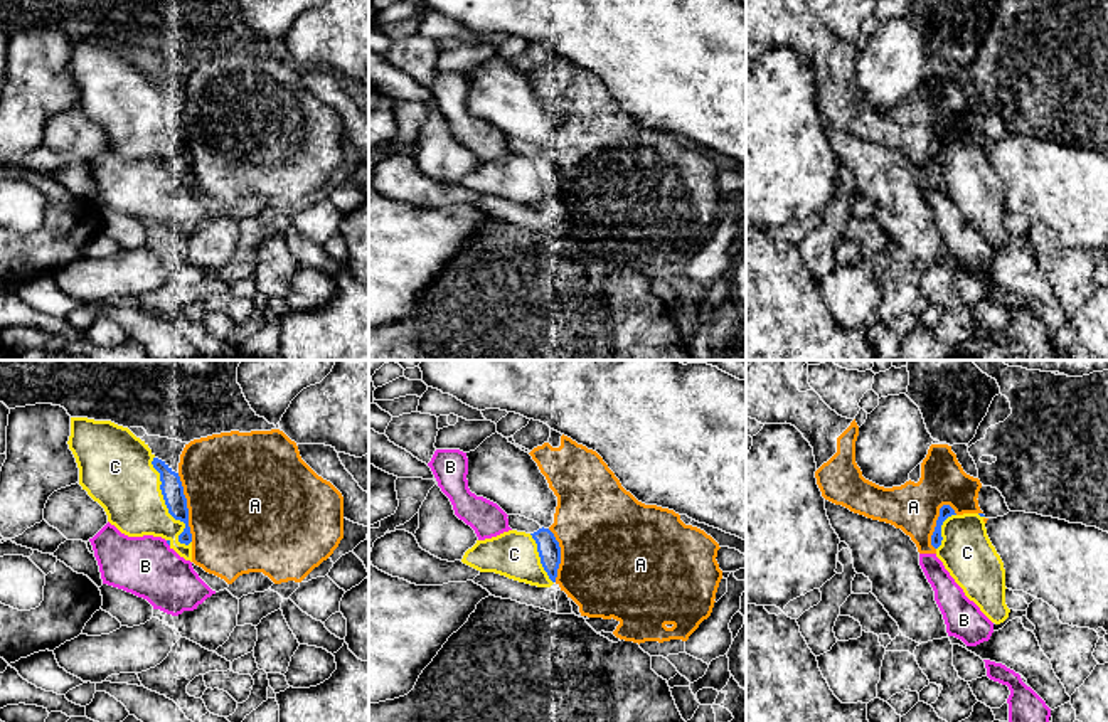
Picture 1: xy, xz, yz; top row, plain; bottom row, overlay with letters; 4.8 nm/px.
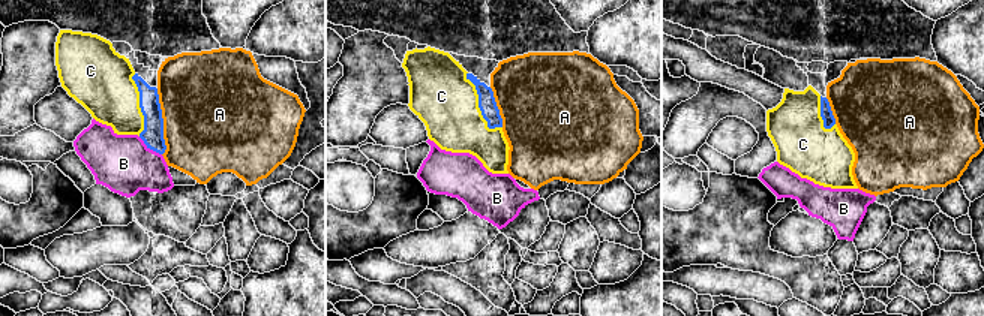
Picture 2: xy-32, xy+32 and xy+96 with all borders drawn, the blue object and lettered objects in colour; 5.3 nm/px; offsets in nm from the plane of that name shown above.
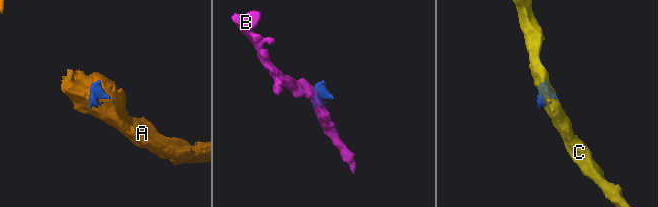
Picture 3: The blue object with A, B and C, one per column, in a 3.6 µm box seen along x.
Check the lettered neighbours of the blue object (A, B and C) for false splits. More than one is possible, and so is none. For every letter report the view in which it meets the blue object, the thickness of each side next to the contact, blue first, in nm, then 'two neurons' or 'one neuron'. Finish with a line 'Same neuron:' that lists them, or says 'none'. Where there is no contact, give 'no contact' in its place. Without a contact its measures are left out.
A: xy | 110/480 nm | two neurons
B: xy | 20/280 nm | two neurons
C: xy | 110/320 nm | one neuron
Same neuron: C

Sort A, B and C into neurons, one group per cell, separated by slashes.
A / B / C

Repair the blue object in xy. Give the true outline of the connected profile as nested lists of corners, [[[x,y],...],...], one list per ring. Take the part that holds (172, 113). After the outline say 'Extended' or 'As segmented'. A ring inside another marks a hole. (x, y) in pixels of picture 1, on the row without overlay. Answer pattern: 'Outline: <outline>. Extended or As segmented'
Outline: [[[71,40],[67,67],[79,91],[79,108],[104,131],[111,148],[128,160],[162,160],[192,185],[180,99],[145,64],[111,44]]]. Extended

